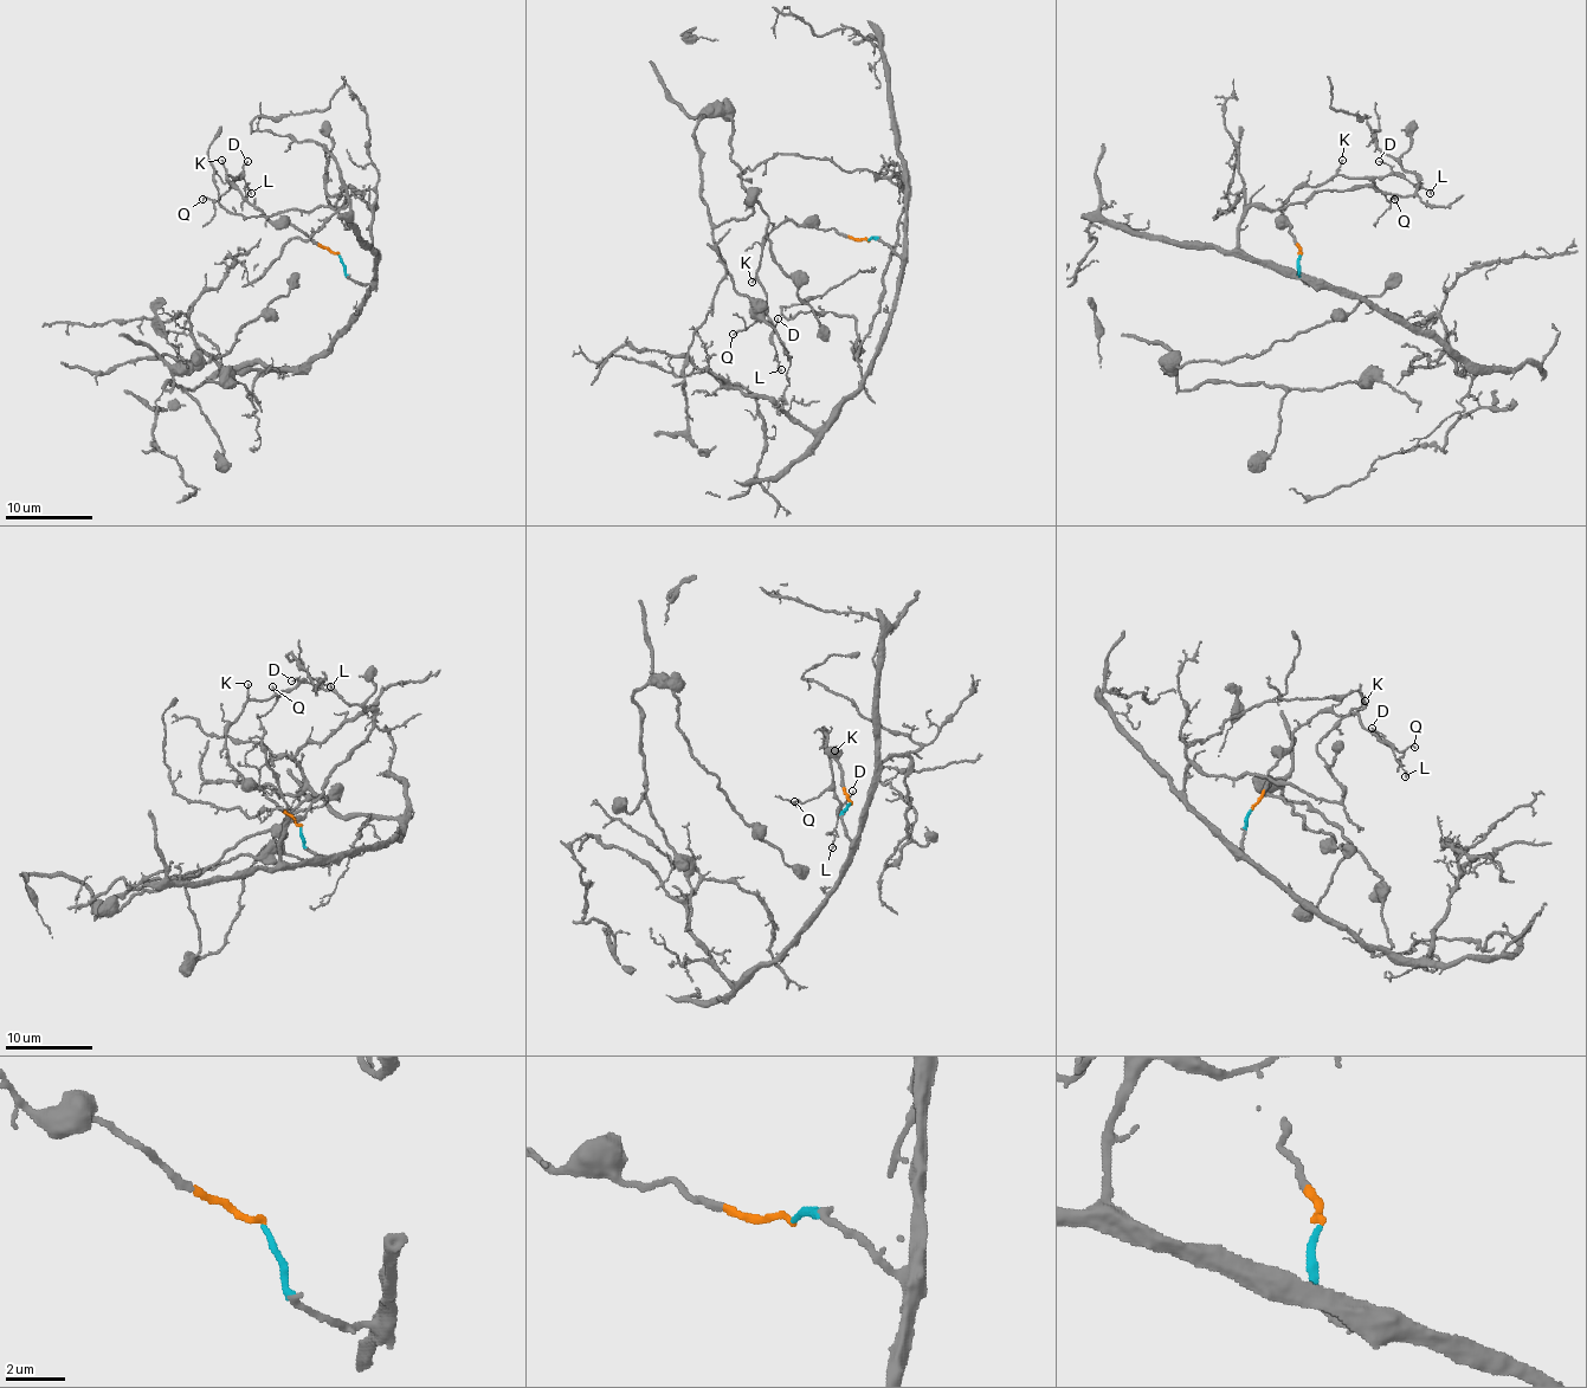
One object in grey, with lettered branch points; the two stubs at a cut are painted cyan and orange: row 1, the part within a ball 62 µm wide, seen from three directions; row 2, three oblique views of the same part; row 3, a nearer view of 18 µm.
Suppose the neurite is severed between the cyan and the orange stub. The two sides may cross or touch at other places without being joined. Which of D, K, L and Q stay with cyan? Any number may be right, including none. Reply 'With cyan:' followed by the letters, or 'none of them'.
With cyan: none of them

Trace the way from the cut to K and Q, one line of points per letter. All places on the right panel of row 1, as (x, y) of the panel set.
K: (1302, 254), (1286, 224), (1282, 204), (1300, 187), (1328, 182), (1343, 161)
Q: (1302, 254), (1282, 213), (1282, 204), (1295, 188), (1318, 187), (1336, 175), (1367, 178), (1388, 200), (1395, 200)

